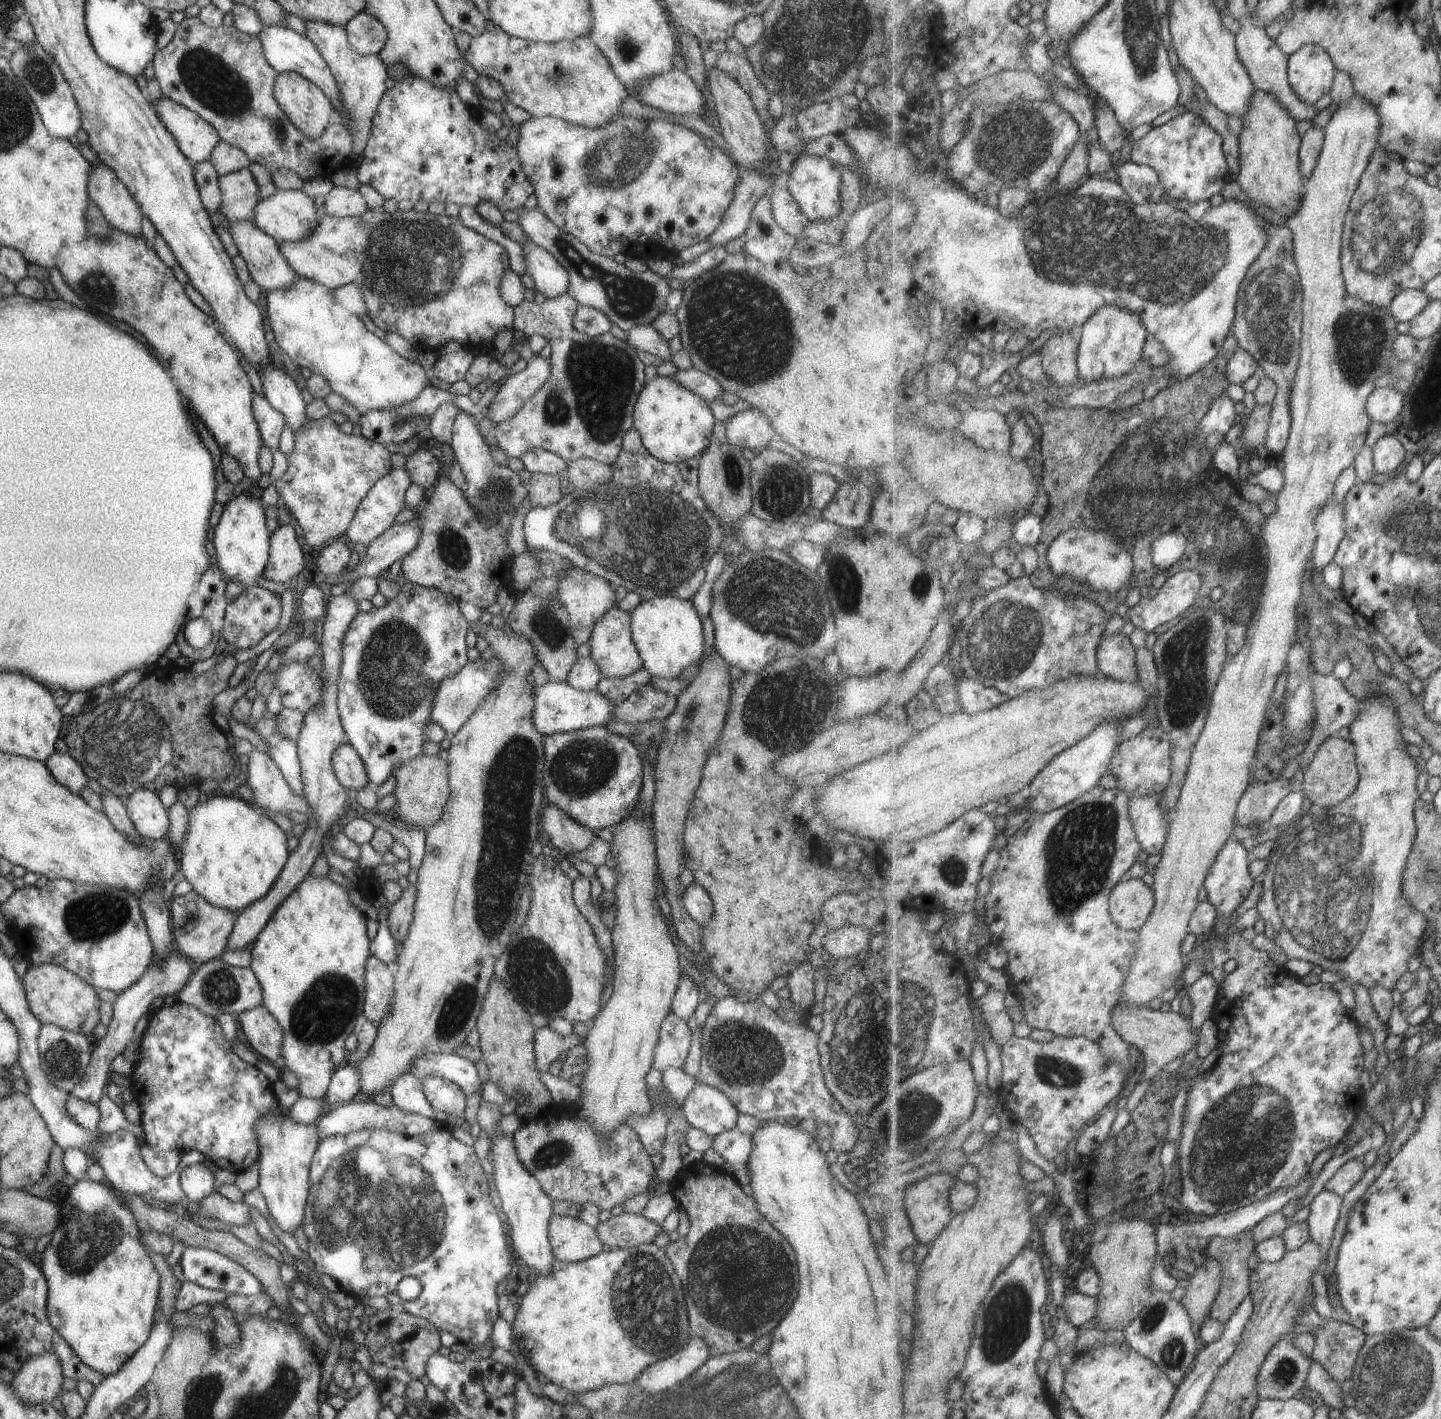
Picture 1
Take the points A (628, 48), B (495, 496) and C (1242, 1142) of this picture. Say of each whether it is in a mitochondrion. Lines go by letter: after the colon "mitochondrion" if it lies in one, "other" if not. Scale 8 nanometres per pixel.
A: mitochondrion
B: mitochondrion
C: mitochondrion

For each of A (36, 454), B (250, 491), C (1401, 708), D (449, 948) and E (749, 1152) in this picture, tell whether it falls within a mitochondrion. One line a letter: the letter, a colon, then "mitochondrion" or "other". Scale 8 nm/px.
A: other
B: other
C: other
D: other
E: other

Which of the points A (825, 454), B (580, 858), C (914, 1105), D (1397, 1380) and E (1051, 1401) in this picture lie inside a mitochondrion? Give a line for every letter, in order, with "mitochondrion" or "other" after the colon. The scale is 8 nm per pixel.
A: other
B: other
C: mitochondrion
D: mitochondrion
E: other

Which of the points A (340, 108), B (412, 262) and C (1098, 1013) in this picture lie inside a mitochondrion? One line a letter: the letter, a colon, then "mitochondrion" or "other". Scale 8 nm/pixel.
A: other
B: mitochondrion
C: other

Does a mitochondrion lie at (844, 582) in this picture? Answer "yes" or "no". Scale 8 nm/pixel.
yes

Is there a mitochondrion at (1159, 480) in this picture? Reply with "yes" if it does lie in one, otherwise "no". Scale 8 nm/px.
yes

